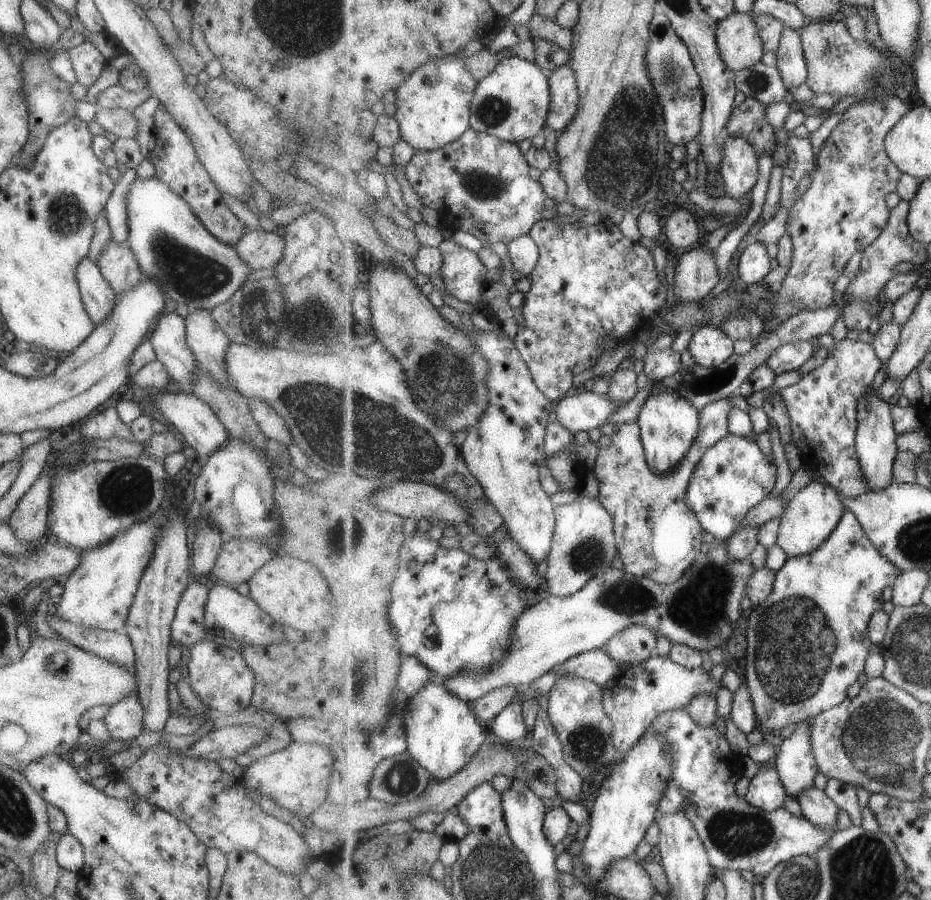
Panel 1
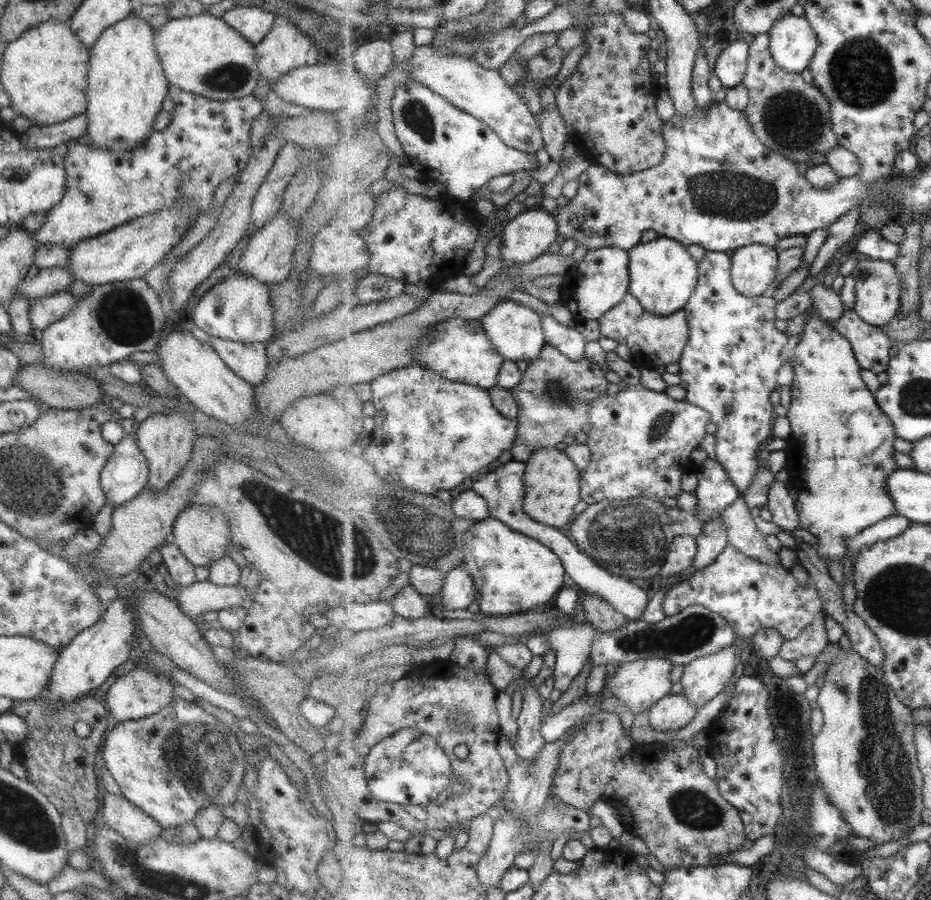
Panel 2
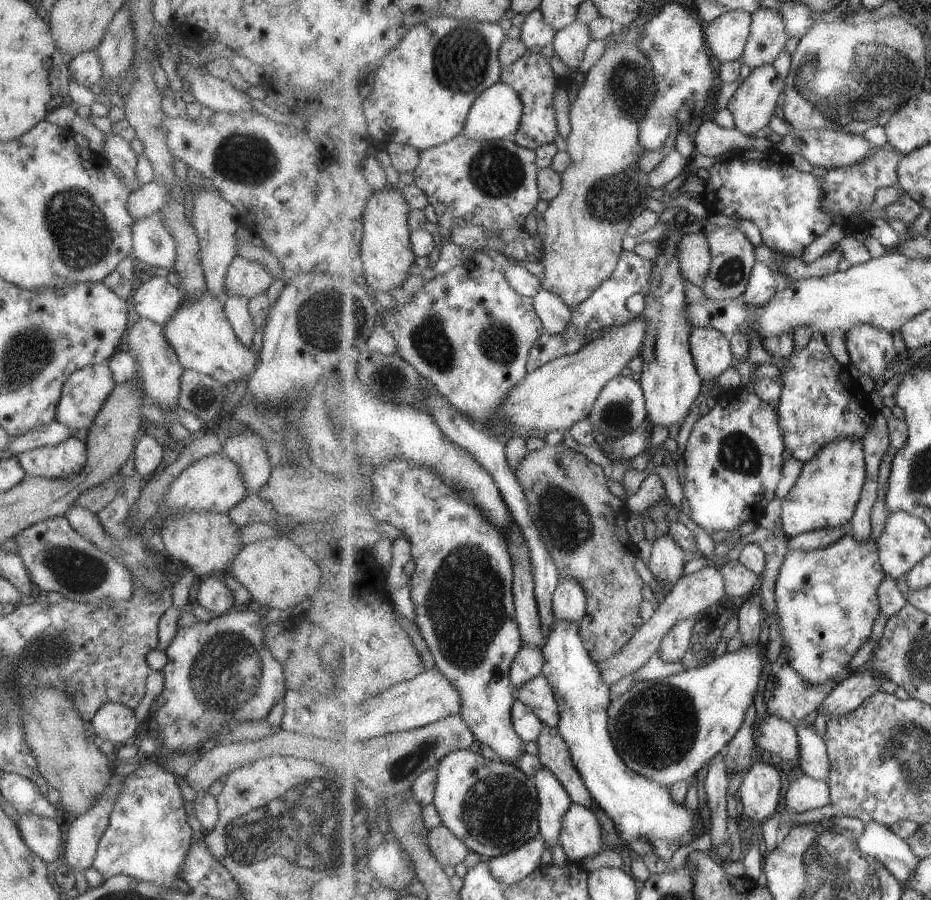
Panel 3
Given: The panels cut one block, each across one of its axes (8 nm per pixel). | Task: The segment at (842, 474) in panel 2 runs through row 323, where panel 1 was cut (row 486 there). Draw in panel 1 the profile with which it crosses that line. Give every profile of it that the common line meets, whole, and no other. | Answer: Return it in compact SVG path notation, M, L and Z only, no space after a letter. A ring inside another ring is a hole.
M818 478L814 479L788 502L785 513L781 517L778 546L781 546L789 557L799 557L815 552L830 539L835 528L838 528L846 508L837 489L821 482Z

